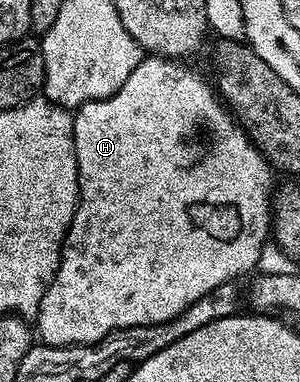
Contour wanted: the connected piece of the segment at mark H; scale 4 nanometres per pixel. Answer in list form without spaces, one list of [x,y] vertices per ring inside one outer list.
[[[157,55],[143,56],[141,63],[132,71],[132,75],[125,80],[124,85],[120,87],[110,98],[102,98],[99,101],[90,101],[83,103],[74,113],[74,142],[76,143],[76,163],[78,164],[78,209],[74,212],[74,218],[70,224],[70,230],[66,232],[66,242],[62,244],[62,258],[58,264],[58,270],[54,273],[52,283],[44,291],[44,299],[40,299],[40,307],[38,308],[38,316],[36,318],[36,333],[40,336],[41,344],[52,345],[55,347],[65,347],[67,345],[95,345],[100,339],[104,339],[108,334],[127,329],[128,327],[144,327],[145,325],[155,325],[156,323],[164,323],[176,319],[176,315],[183,313],[188,307],[192,307],[192,303],[196,303],[196,299],[200,299],[204,295],[208,295],[216,287],[220,287],[229,281],[237,282],[238,277],[242,277],[245,273],[253,274],[254,268],[258,265],[258,260],[262,257],[262,248],[266,245],[266,236],[269,238],[272,233],[272,198],[275,196],[274,189],[275,170],[272,168],[266,157],[258,150],[257,145],[250,138],[250,134],[235,118],[232,116],[231,110],[220,100],[219,94],[215,92],[210,85],[197,73],[194,69],[189,69],[186,63],[178,59],[167,59]]]

